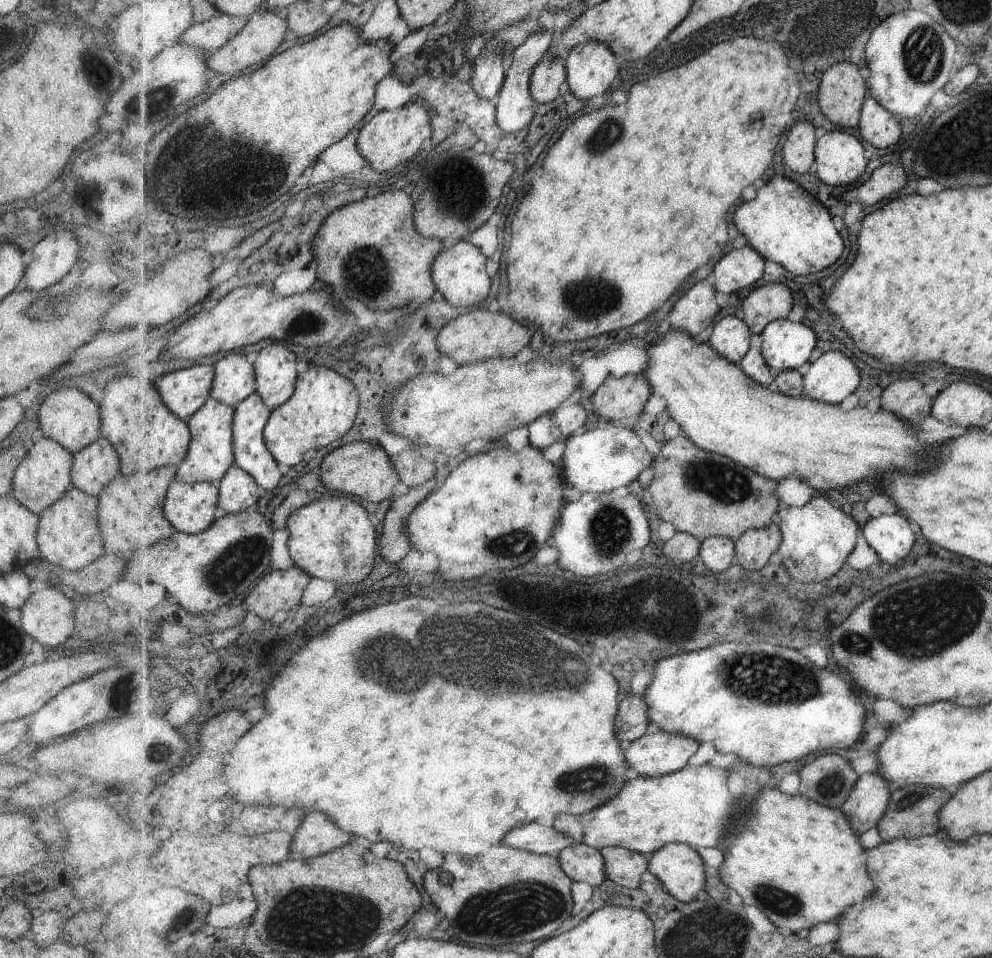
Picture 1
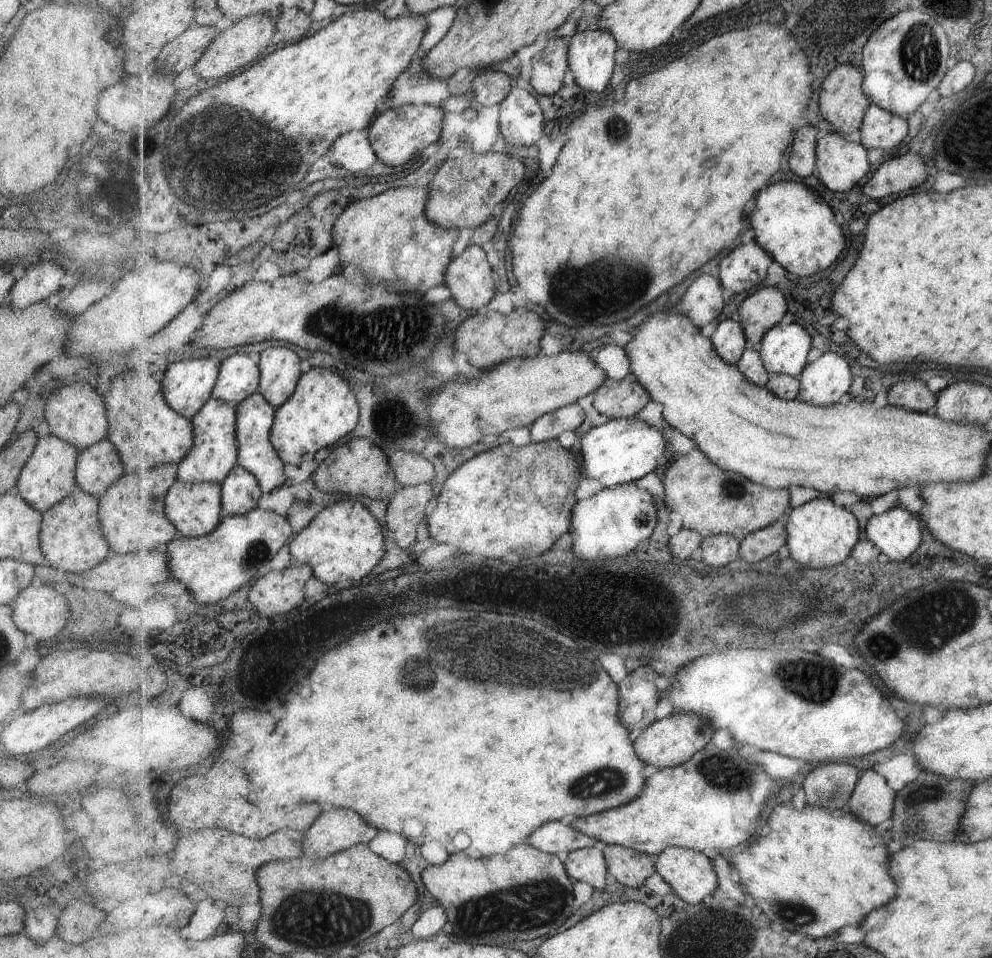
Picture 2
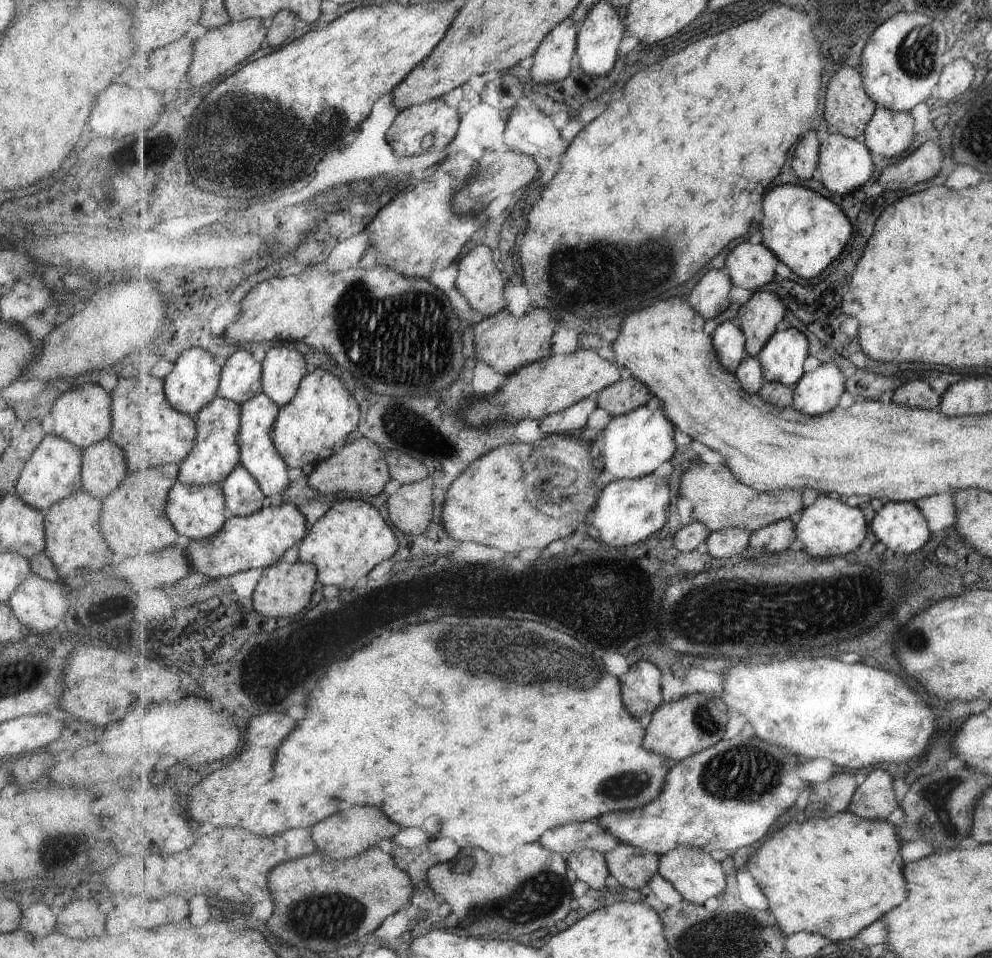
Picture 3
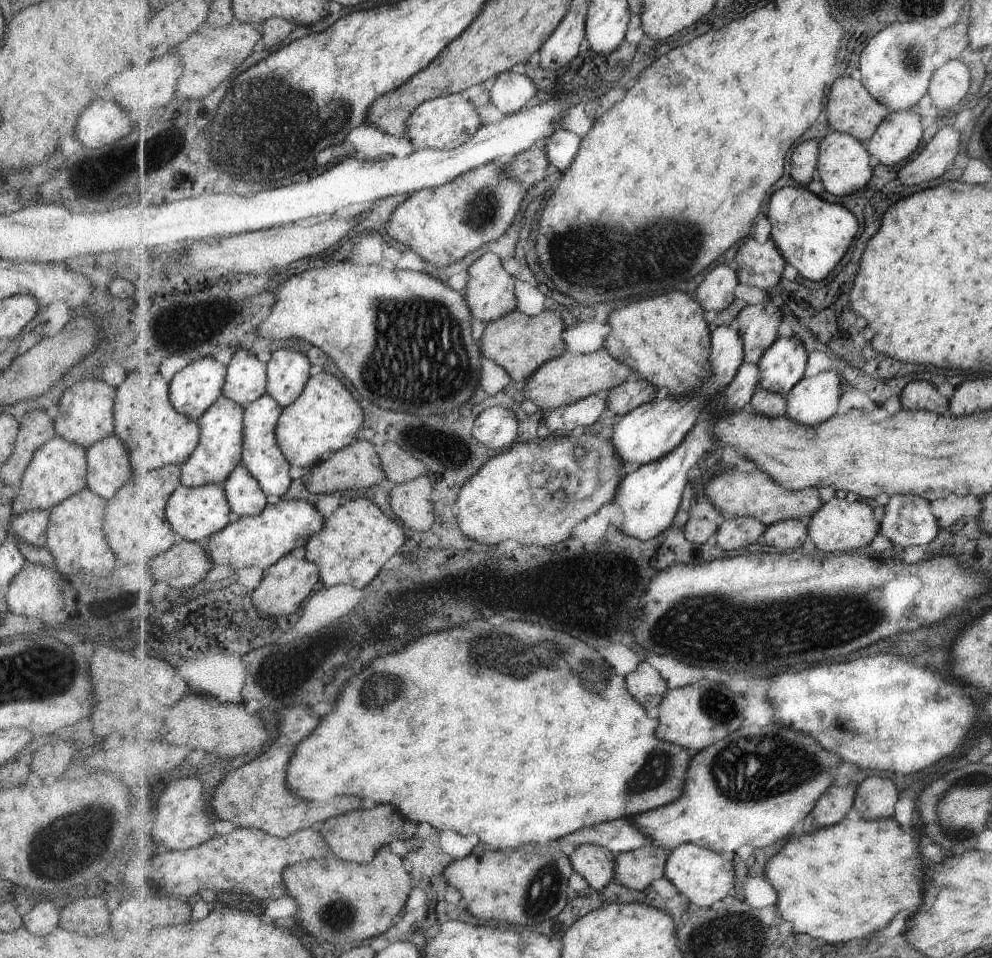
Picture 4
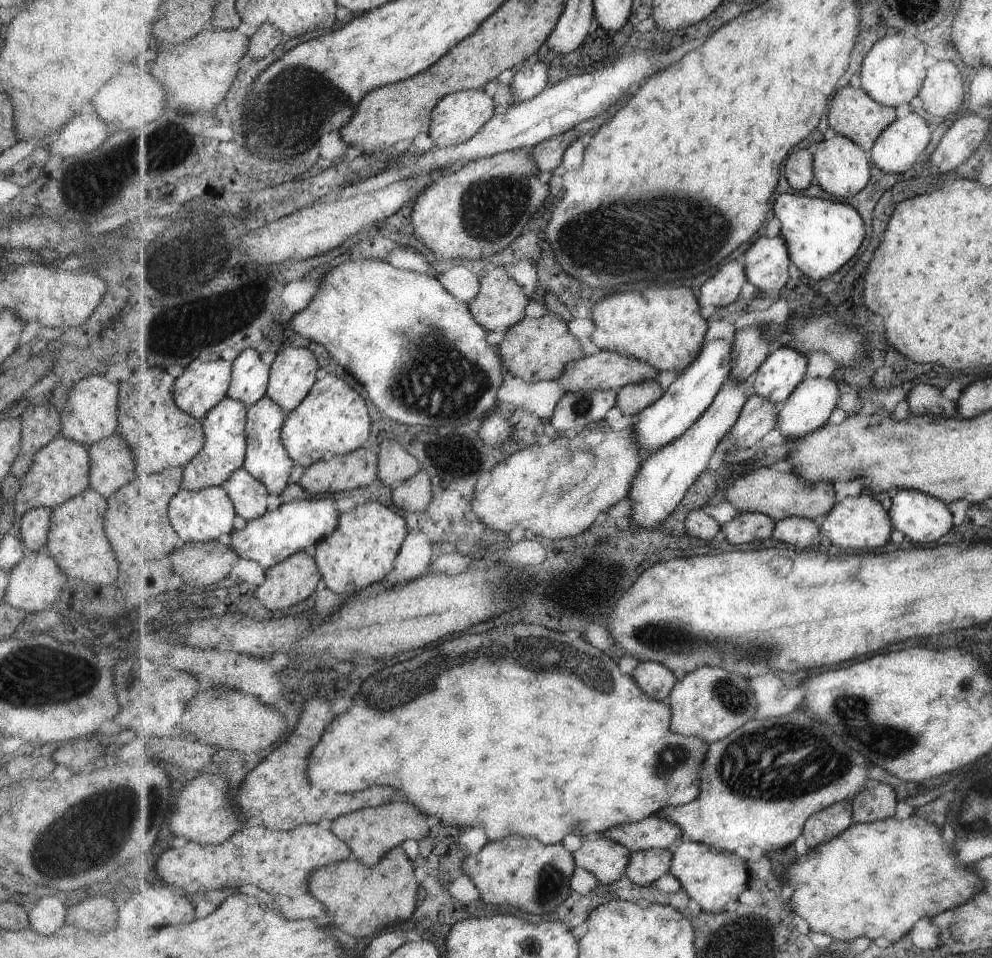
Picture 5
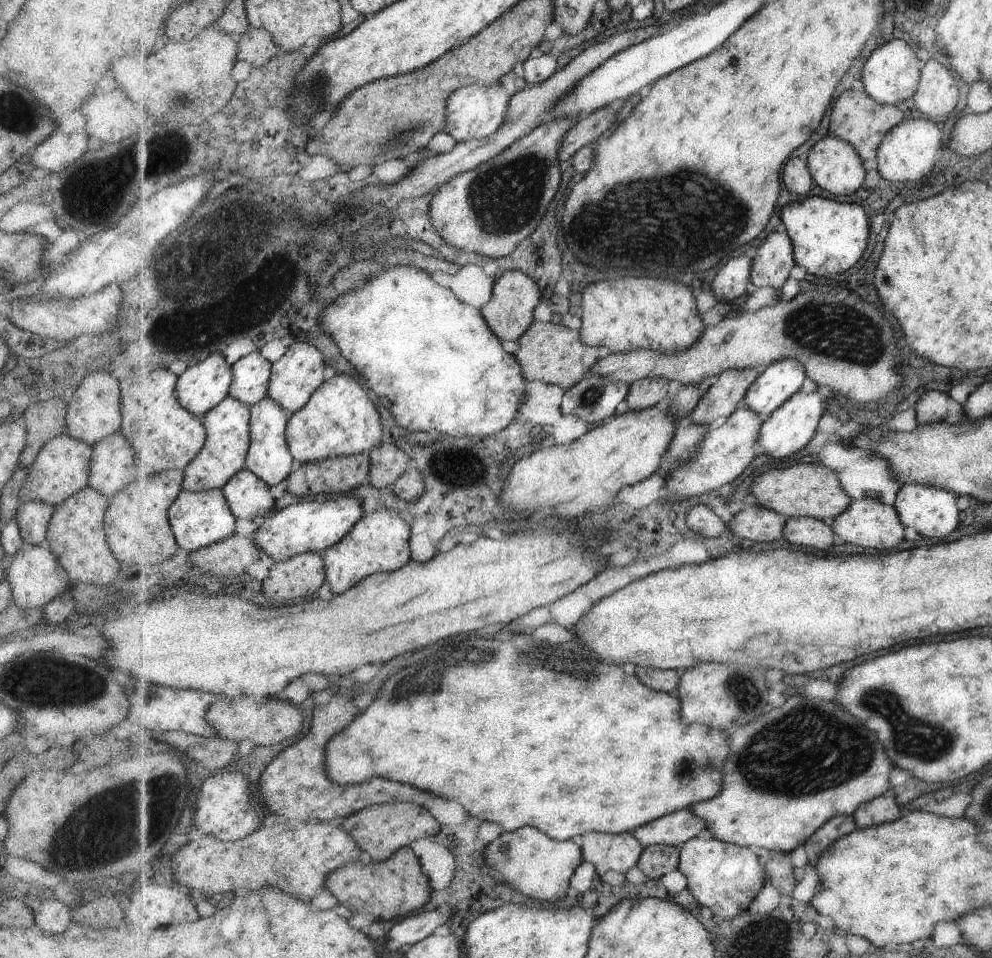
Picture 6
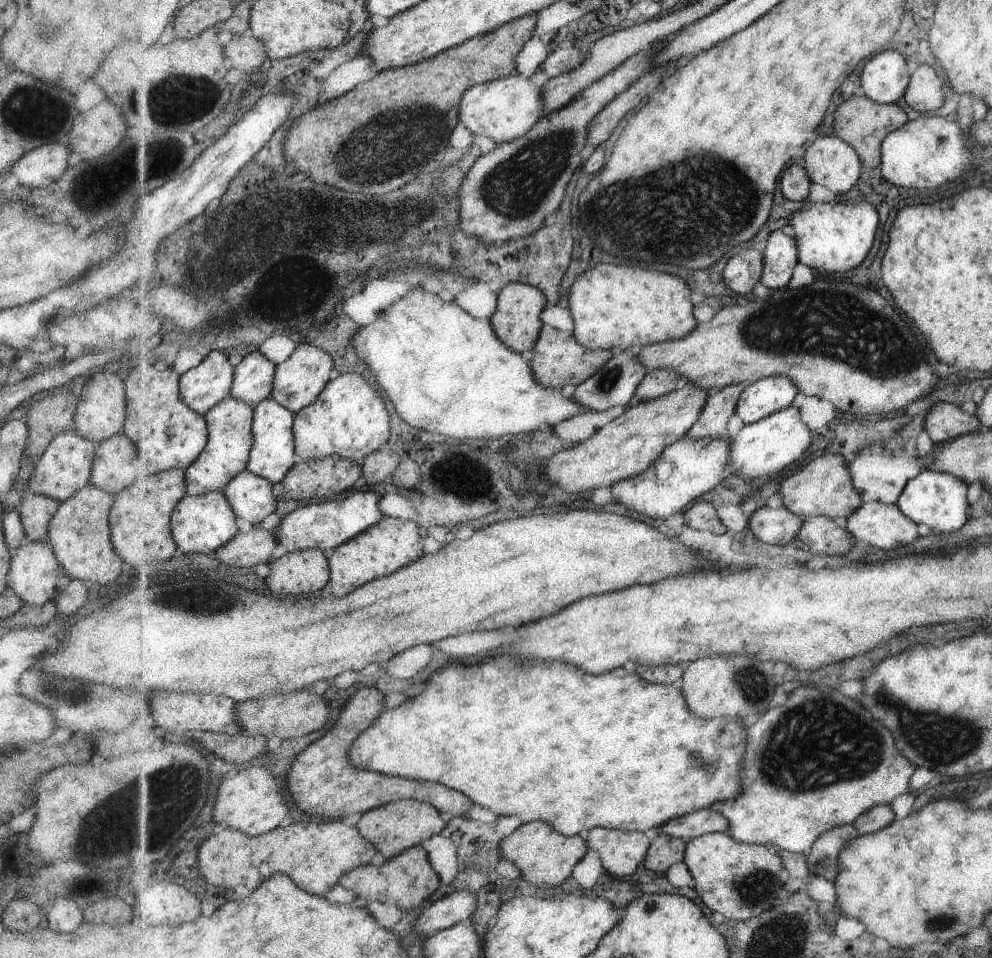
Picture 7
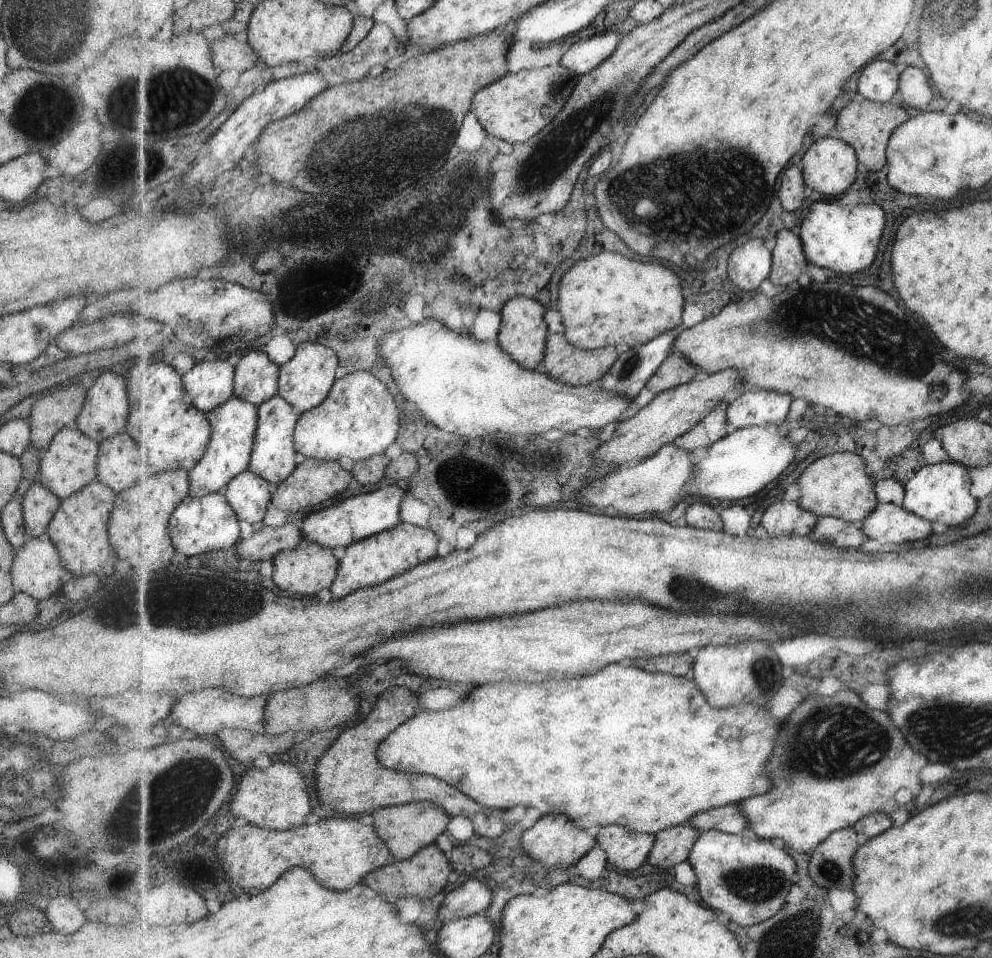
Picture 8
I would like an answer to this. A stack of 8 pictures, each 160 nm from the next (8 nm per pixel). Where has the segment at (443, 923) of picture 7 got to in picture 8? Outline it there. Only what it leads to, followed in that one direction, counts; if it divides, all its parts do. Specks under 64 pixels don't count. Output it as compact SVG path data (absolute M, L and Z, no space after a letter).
M478 878L465 880L445 896L437 920L448 923L463 916L478 915L489 908L491 901L492 892L485 883Z

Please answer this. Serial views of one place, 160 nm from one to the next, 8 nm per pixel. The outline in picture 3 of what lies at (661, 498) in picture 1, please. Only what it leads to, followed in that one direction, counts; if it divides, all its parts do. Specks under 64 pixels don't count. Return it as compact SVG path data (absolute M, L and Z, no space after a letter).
M693 461L682 474L679 493L692 502L694 520L705 524L712 533L733 527L754 533L774 522L791 518L791 514L803 512L806 508L803 490L759 492L751 485L743 484L723 464L698 464Z

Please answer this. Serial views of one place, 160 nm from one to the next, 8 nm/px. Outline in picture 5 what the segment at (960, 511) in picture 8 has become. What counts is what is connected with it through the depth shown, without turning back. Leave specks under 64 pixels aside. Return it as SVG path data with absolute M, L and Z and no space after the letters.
M901 489L891 499L892 504L888 510L894 529L917 544L933 544L941 536L949 534L954 524L954 514L950 506L941 499L932 497L921 491Z

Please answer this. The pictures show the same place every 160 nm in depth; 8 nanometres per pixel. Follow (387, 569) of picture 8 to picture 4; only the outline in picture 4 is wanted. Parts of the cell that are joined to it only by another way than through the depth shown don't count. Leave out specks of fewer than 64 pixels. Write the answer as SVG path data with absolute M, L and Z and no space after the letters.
M368 498L355 499L341 505L326 519L326 526L309 539L305 558L319 567L321 584L325 587L344 584L366 588L382 572L383 564L401 552L405 540L403 526L387 518L377 503Z

